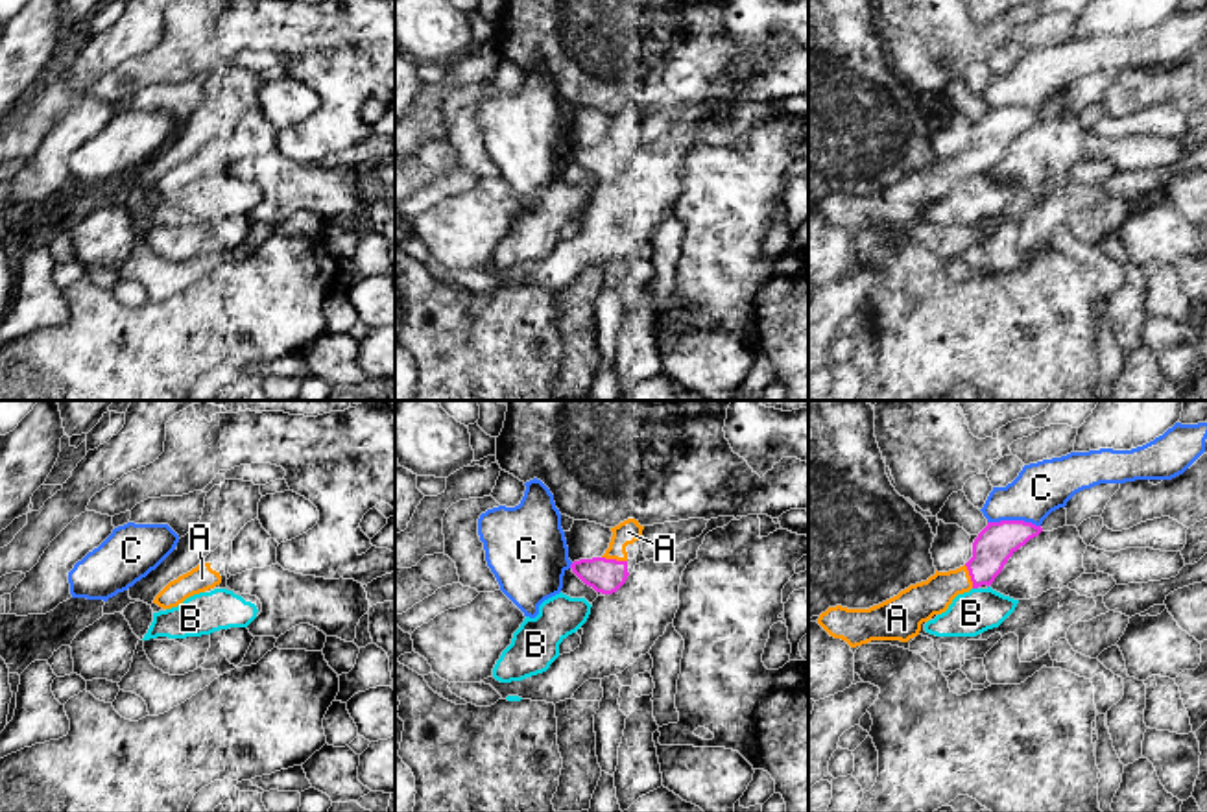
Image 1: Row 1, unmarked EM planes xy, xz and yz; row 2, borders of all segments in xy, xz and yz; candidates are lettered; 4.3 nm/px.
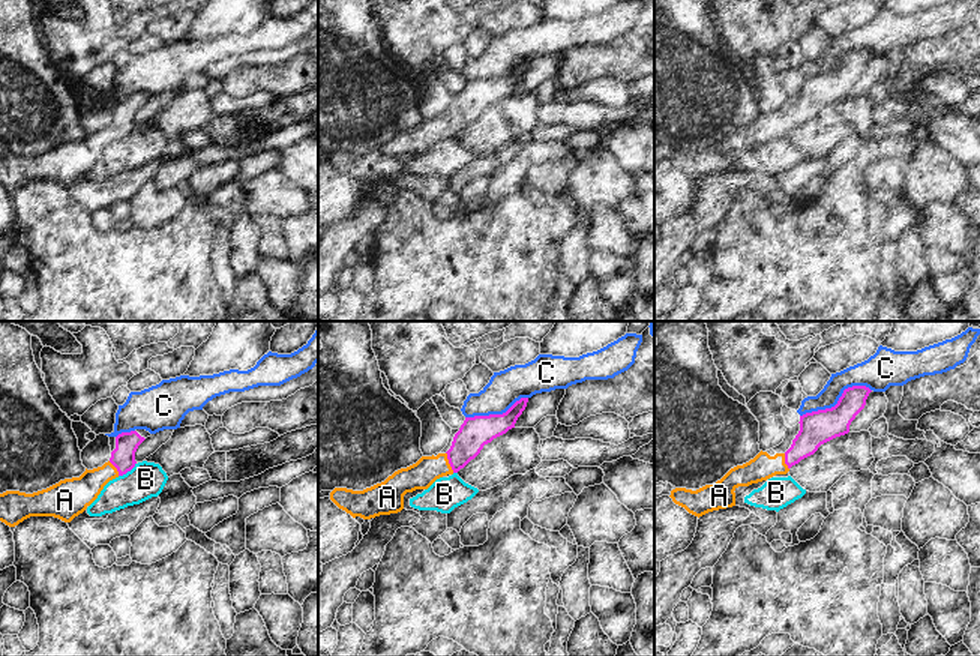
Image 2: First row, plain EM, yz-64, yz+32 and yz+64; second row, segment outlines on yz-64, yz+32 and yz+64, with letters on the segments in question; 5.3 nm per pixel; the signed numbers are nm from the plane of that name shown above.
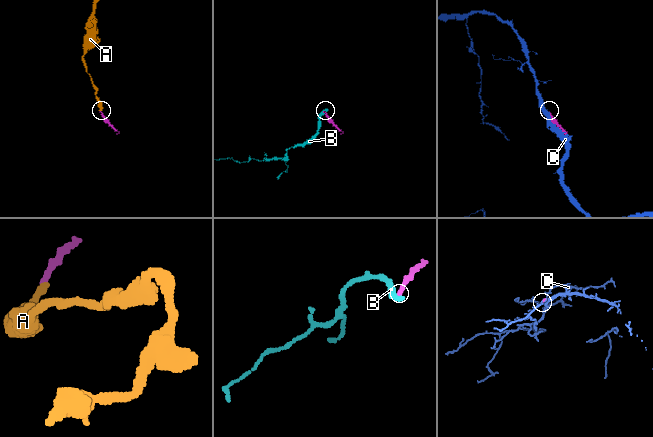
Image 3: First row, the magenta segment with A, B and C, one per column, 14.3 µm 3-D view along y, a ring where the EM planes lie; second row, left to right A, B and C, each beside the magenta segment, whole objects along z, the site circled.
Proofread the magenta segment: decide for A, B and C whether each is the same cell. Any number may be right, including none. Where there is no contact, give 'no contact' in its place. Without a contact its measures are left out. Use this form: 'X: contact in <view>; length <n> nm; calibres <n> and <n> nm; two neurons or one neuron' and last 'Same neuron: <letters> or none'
A: contact in xz; length 110 nm; calibres 150 and 100 nm; one neuron
B: contact in yz; length 30 nm; calibres 170 and 190 nm; two neurons
C: contact in yz; length 240 nm; calibres 170 and 220 nm; two neurons
Same neuron: A

